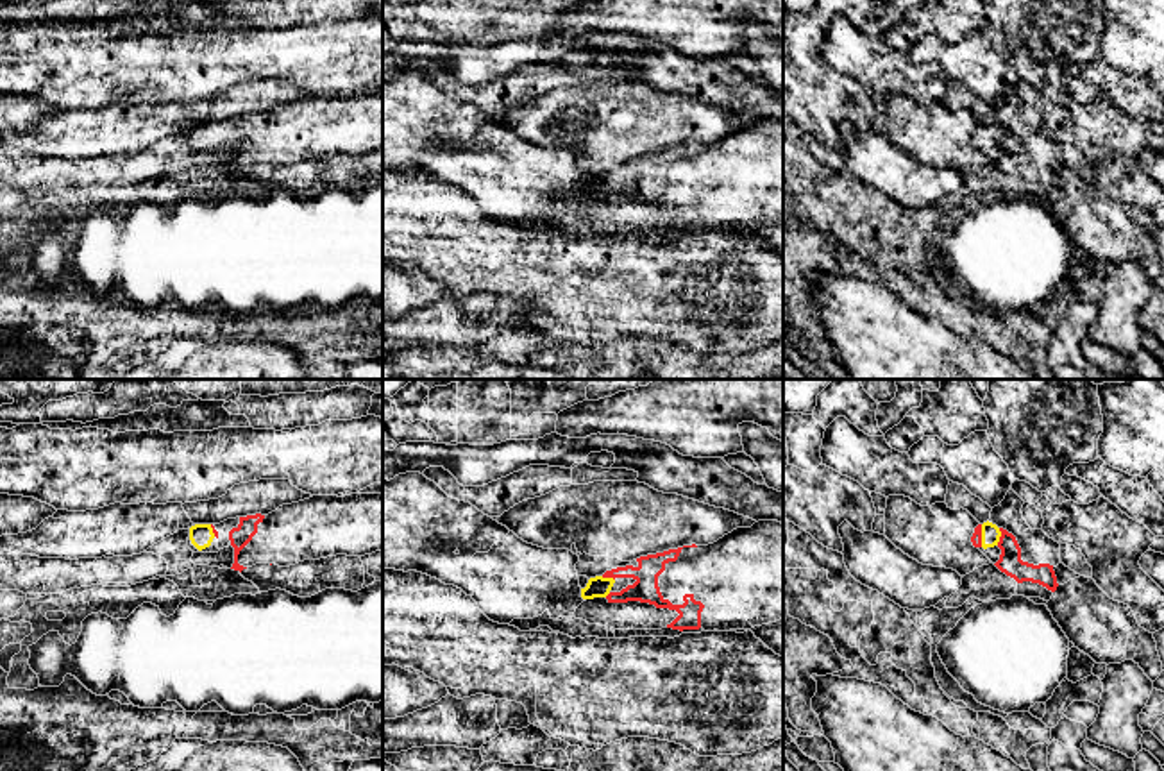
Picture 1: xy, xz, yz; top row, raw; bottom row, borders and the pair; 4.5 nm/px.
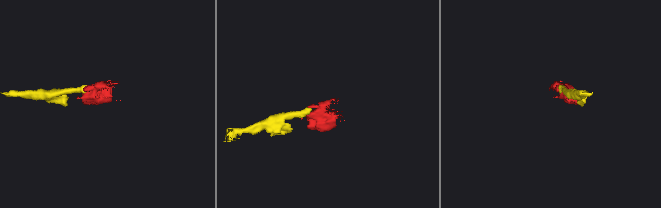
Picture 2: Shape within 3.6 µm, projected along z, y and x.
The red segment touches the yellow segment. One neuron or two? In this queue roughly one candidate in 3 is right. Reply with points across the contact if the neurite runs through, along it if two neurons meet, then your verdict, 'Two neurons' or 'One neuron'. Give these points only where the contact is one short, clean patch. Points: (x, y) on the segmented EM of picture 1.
Path across: yz (1011, 564), (1011, 548), (1000, 537), (991, 533). One neuron

